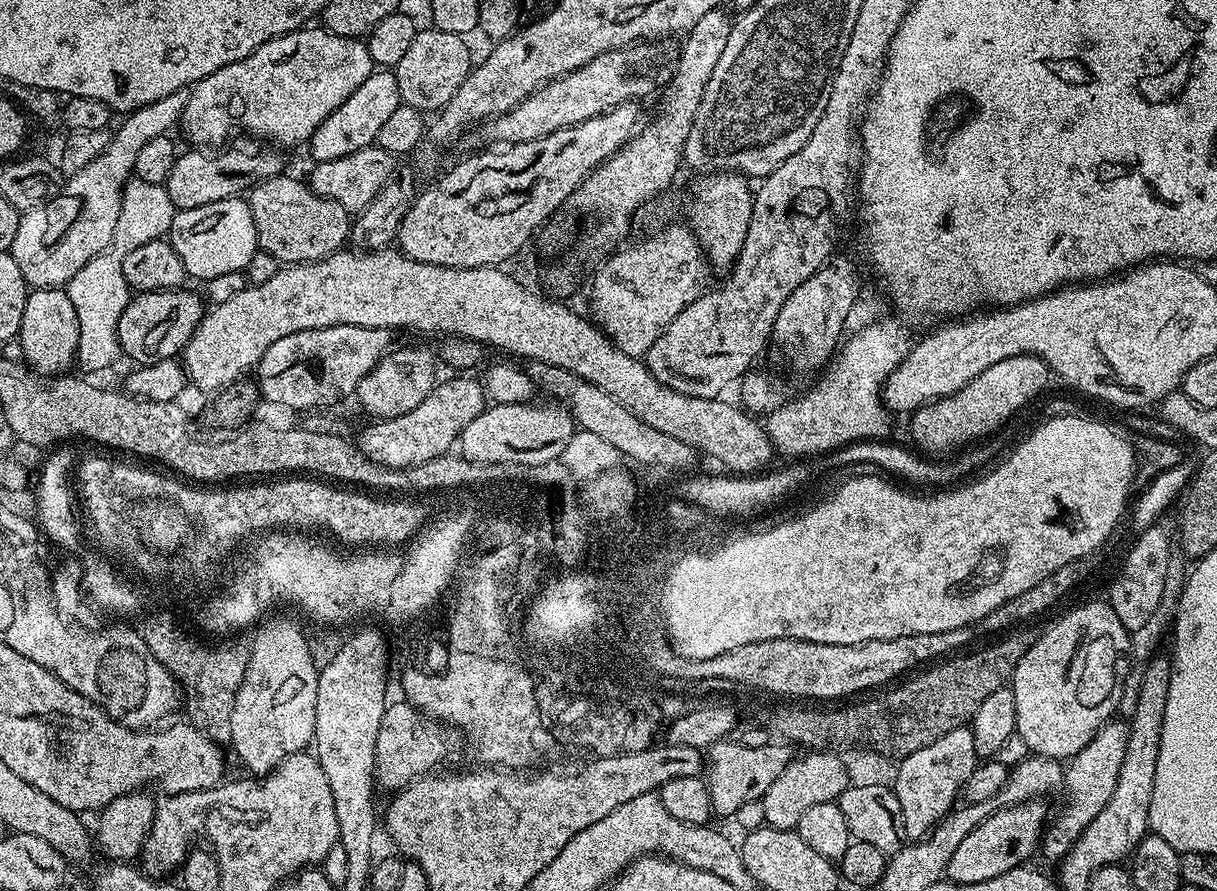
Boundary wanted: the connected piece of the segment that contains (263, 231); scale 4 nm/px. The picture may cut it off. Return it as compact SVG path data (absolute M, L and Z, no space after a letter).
M288 175L269 176L247 193L256 227L256 243L284 266L325 260L349 243L350 213L338 202L313 192L305 181L303 184Z

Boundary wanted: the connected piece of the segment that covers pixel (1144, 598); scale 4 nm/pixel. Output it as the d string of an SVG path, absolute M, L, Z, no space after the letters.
M1160 526L1143 529L1140 537L1132 544L1120 573L1112 580L1112 589L1106 595L1106 602L1118 614L1118 622L1132 633L1149 621L1162 599L1162 588L1166 583L1167 563L1170 561L1170 541Z

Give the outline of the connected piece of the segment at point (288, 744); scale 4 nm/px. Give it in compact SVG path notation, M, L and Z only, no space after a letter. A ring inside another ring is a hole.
M270 616L264 621L261 621L257 628L255 629L255 636L252 642L252 646L248 648L247 651L247 668L244 671L244 676L242 682L239 684L239 688L235 694L234 710L231 712L230 716L230 730L231 738L229 740L231 748L233 747L237 756L240 758L241 762L256 776L268 775L273 769L277 767L288 756L292 756L296 752L305 751L311 742L315 739L316 732L316 722L317 722L317 684L319 670L315 668L313 662L313 656L309 650L309 637L303 634L301 628L290 618L286 616Z

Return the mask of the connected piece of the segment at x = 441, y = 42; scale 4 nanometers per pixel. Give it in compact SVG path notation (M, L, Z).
M431 26L421 27L416 33L414 43L394 69L401 101L425 114L439 113L440 109L446 106L446 102L454 98L458 86L462 86L462 82L474 67L468 42L458 34L443 32Z

